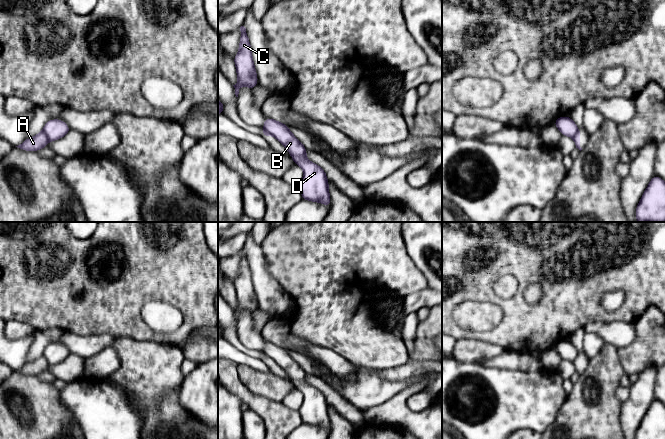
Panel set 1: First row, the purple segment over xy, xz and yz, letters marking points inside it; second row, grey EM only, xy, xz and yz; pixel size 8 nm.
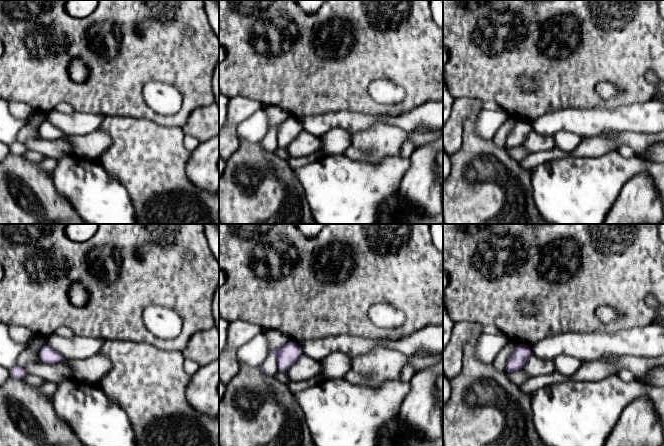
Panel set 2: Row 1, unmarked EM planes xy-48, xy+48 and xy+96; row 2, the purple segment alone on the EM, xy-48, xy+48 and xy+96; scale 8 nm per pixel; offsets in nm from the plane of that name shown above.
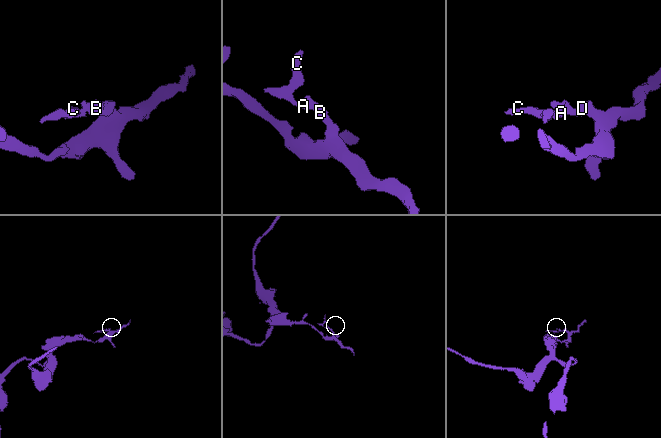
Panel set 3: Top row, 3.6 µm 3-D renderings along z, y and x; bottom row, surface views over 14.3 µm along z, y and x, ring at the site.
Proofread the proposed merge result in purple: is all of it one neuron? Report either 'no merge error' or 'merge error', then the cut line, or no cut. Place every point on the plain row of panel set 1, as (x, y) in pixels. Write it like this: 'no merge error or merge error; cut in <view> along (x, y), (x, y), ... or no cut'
merge error; cut in xy along (42, 355), (48, 362)

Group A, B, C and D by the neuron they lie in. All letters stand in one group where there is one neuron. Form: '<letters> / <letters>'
A C / B D

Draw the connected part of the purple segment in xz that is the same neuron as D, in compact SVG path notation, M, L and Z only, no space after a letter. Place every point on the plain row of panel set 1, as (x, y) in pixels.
M265 341L263 352L287 372L295 388L303 393L304 400L299 409L302 423L319 426L330 432L329 404L326 401L325 395L306 382L306 372L290 356L289 351L276 344Z

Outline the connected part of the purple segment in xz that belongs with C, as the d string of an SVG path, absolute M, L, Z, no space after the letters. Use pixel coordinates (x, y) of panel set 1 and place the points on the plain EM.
M241 250L240 255L241 261L239 275L238 278L233 281L236 288L236 296L238 301L238 307L233 309L235 312L236 321L238 321L239 312L241 310L247 310L251 314L253 314L253 312L258 308L257 298L252 283L252 275L246 252L244 250Z

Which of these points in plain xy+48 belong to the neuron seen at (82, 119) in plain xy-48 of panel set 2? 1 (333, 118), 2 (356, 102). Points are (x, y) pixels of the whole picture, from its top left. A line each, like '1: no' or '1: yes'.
1: yes
2: no

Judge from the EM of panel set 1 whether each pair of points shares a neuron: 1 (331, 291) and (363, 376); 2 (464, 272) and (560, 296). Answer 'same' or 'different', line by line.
1: different
2: same

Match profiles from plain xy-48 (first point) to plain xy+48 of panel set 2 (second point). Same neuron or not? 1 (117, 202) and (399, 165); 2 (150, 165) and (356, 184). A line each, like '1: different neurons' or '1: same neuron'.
1: same neuron
2: different neurons

